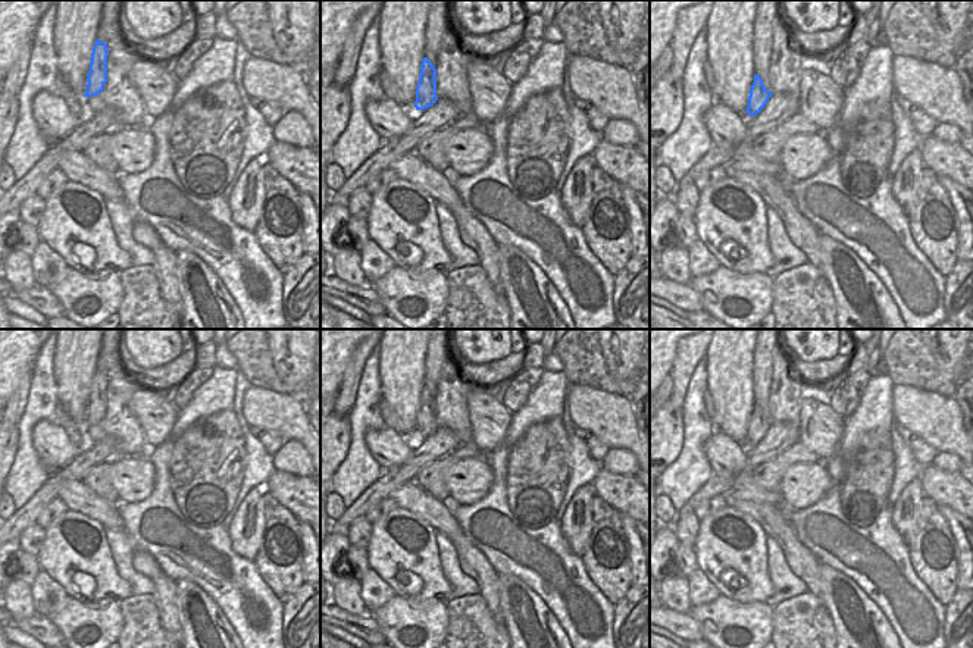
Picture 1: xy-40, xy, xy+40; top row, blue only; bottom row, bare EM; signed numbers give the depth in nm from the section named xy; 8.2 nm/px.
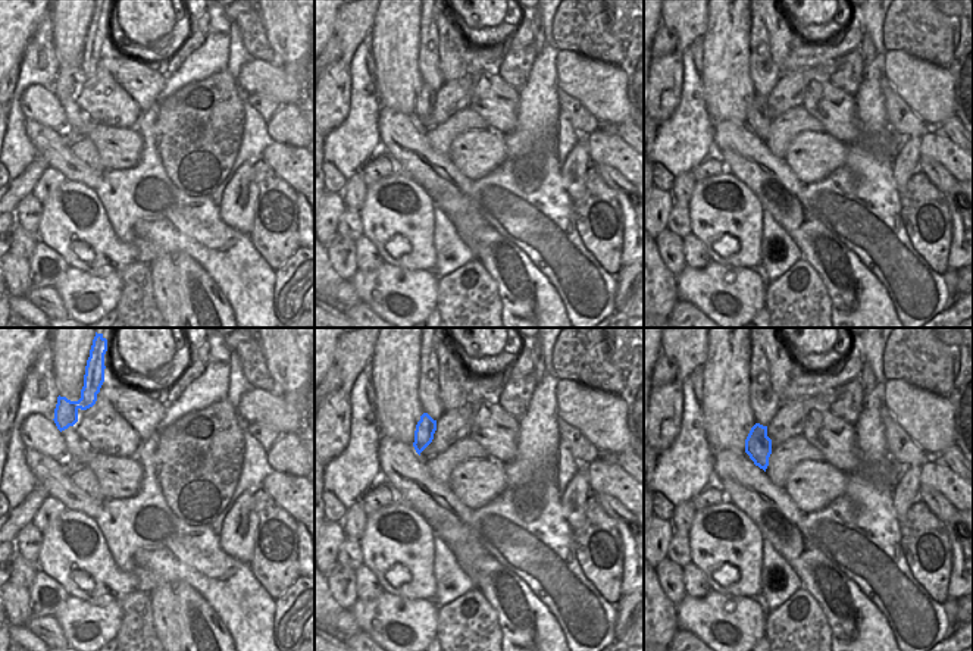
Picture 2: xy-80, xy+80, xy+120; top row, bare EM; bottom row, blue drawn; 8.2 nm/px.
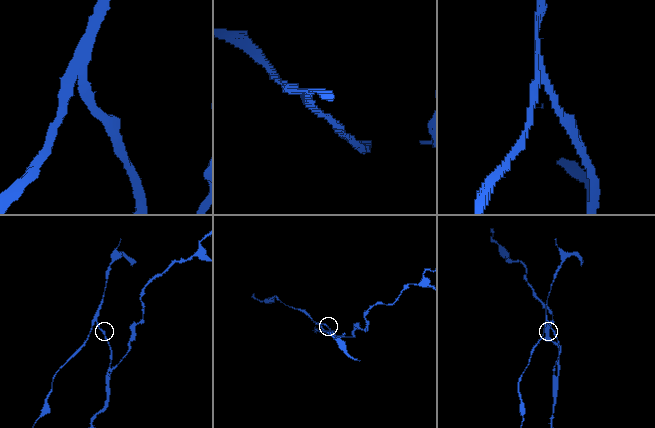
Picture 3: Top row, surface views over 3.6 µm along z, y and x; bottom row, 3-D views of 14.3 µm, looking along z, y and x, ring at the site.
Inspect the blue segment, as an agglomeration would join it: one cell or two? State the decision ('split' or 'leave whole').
split

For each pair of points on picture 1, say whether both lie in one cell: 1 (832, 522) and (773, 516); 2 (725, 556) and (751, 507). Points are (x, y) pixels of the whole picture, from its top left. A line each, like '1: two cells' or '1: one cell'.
1: two cells
2: two cells

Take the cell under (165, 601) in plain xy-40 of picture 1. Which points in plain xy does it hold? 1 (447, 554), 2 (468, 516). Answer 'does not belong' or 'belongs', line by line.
1: does not belong
2: does not belong

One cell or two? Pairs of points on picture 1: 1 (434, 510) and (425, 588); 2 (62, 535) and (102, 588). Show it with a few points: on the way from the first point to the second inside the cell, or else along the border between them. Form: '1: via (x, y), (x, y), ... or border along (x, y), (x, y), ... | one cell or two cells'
1: border along (403, 509), (422, 517), (435, 531) | two cells
2: via (72, 548), (90, 575) | one cell

